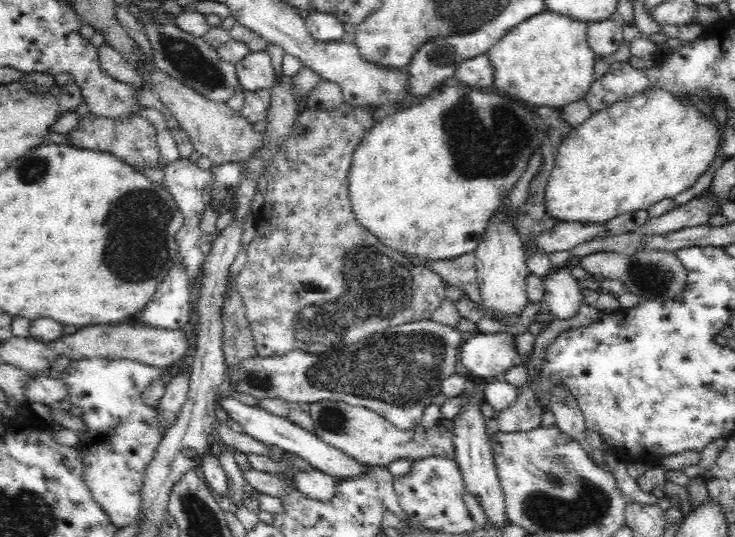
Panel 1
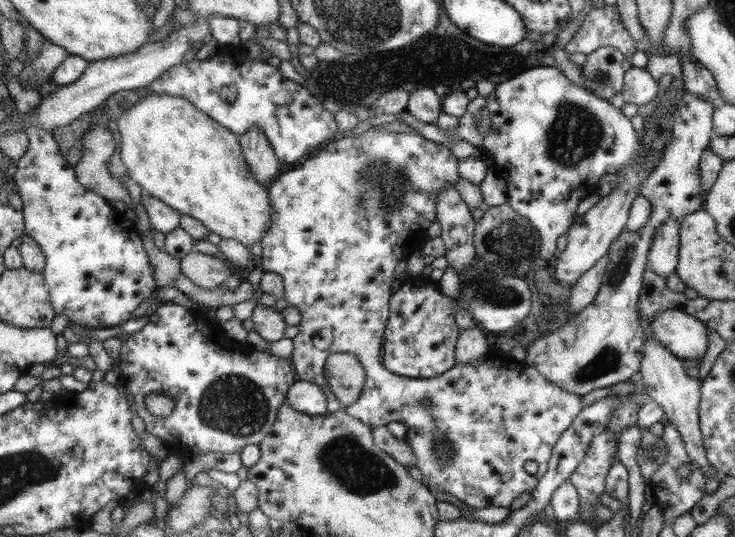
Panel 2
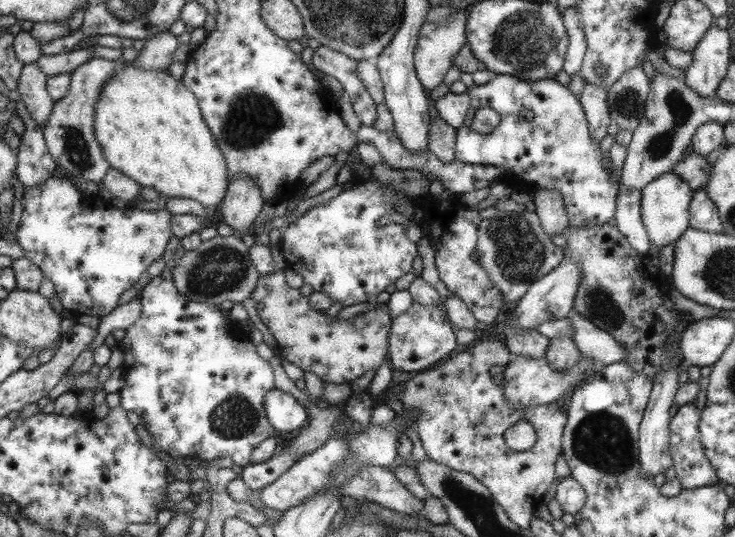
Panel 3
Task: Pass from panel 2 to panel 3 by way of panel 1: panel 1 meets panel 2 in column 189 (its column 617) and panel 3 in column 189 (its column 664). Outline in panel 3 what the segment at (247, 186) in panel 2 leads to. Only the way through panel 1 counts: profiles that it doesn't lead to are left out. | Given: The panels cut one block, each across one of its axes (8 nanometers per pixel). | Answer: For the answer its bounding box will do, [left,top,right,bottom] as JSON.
[93,65,226,207]

